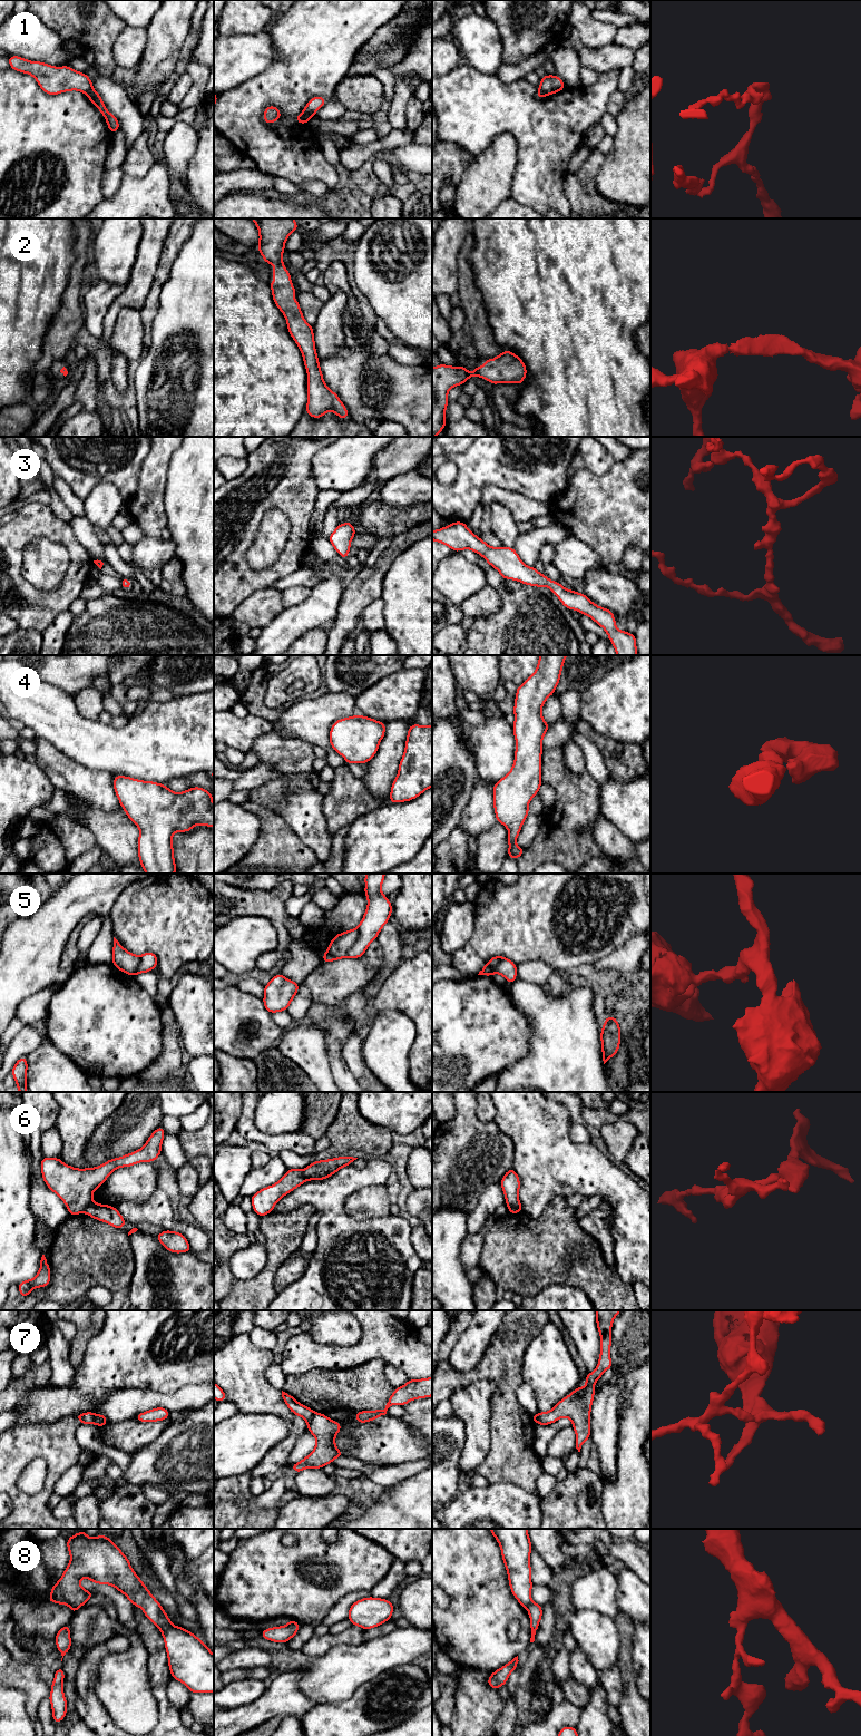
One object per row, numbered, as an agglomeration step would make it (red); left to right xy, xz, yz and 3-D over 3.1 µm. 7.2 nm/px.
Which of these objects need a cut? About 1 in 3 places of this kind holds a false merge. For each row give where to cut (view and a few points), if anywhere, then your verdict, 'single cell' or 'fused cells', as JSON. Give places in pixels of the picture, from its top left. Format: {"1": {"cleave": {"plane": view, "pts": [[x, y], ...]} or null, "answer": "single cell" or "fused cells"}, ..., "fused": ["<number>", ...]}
{"1": {"cleave": {"plane": "xz", "pts": [[304, 109], [311, 116]]}, "answer": "fused cells"}, "2": {"cleave": null, "answer": "single cell"}, "3": {"cleave": null, "answer": "single cell"}, "4": {"cleave": null, "answer": "single cell"}, "5": {"cleave": {"plane": "xz", "pts": [[356, 928], [358, 938], [346, 956]]}, "answer": "fused cells"}, "6": {"cleave": {"plane": "xy", "pts": [[91, 1200], [84, 1211]]}, "answer": "fused cells"}, "7": {"cleave": {"plane": "xz", "pts": [[315, 1413], [306, 1422]]}, "answer": "fused cells"}, "8": {"cleave": {"plane": "xy", "pts": [[56, 1583], [61, 1595], [70, 1603], [79, 1607]]}, "answer": "fused cells"}, "fused": ["1", "5", "6", "7", "8"]}

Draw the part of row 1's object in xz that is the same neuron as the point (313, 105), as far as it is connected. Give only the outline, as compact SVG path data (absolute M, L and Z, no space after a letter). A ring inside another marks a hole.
M315 96L312 99L307 101L307 104L304 107L304 110L310 114L311 116L315 116L316 111L323 107L327 101L321 97Z

